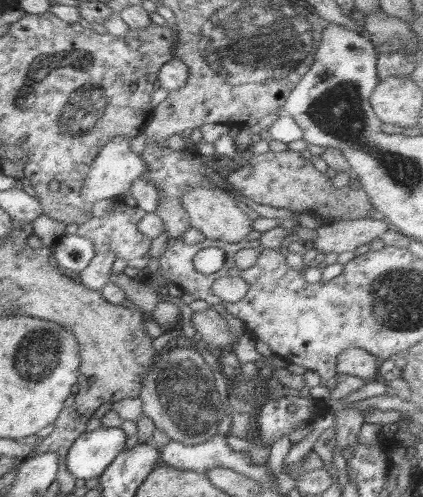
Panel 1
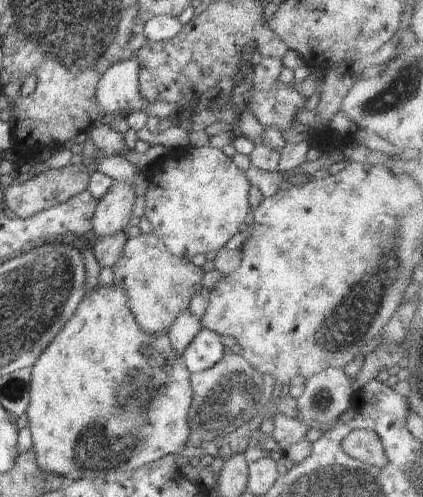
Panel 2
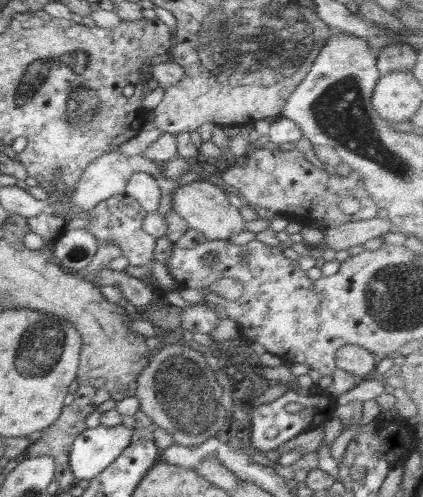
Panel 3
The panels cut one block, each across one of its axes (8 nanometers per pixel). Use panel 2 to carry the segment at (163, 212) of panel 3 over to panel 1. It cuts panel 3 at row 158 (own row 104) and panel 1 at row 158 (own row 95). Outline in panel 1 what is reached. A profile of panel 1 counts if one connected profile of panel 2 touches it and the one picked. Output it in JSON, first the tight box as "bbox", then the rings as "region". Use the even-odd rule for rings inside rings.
{"bbox":[82,136,146,204],"region":[[[116,136],[111,142],[108,142],[97,155],[97,158],[91,163],[89,176],[83,185],[82,197],[91,204],[102,199],[113,198],[122,194],[127,194],[134,181],[141,178],[146,172],[146,166],[141,160],[141,156],[134,153],[130,142],[133,138],[130,136]]]}

